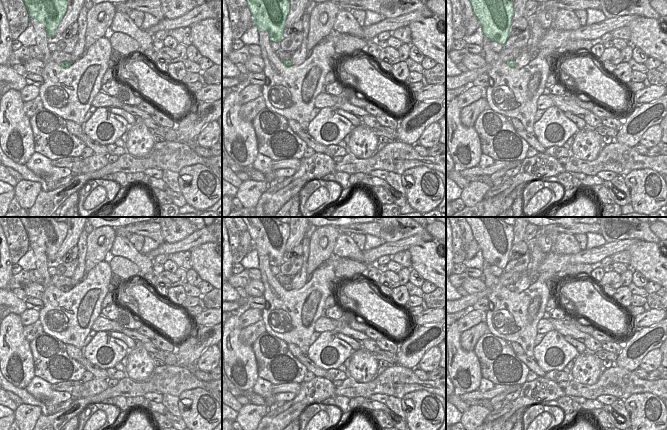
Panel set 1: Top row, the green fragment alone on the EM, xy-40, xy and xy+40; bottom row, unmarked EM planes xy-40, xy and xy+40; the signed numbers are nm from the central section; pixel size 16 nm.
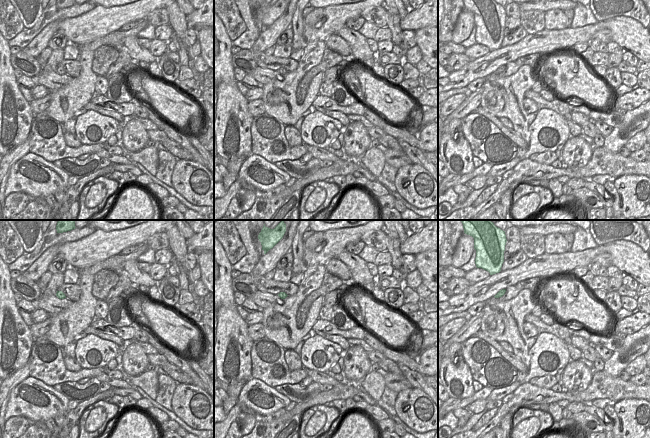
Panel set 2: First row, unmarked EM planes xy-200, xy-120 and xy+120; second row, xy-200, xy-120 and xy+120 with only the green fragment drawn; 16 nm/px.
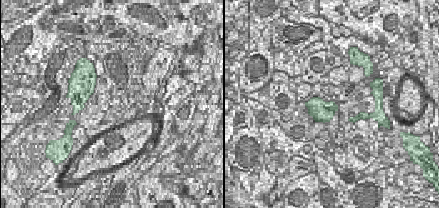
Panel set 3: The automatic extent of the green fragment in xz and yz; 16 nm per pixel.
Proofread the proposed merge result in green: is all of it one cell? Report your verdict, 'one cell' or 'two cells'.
one cell

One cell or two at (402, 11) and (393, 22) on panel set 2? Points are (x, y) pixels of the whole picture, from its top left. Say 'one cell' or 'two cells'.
two cells

